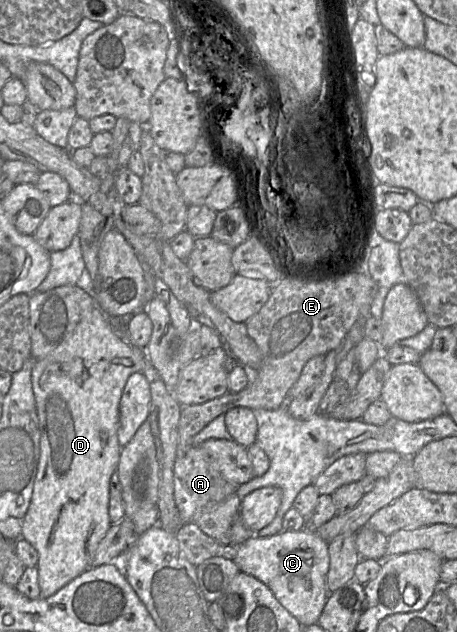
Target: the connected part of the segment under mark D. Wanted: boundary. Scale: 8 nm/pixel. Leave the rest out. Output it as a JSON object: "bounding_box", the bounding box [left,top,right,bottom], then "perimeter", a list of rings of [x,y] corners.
{"bounding_box":[21,308,145,599],"perimeter":[[[95,308],[90,314],[86,315],[76,325],[69,337],[56,349],[44,358],[34,362],[31,380],[40,430],[40,457],[31,502],[25,517],[22,519],[21,538],[27,540],[38,552],[39,559],[36,567],[38,569],[38,583],[41,591],[40,598],[42,599],[52,596],[70,581],[92,567],[92,560],[98,545],[112,525],[109,517],[110,480],[113,473],[117,470],[122,448],[117,434],[120,399],[128,377],[135,372],[142,372],[144,368],[145,355],[143,351],[132,346],[122,334],[118,333],[115,330],[115,326],[110,324],[110,318],[100,308]]]}

